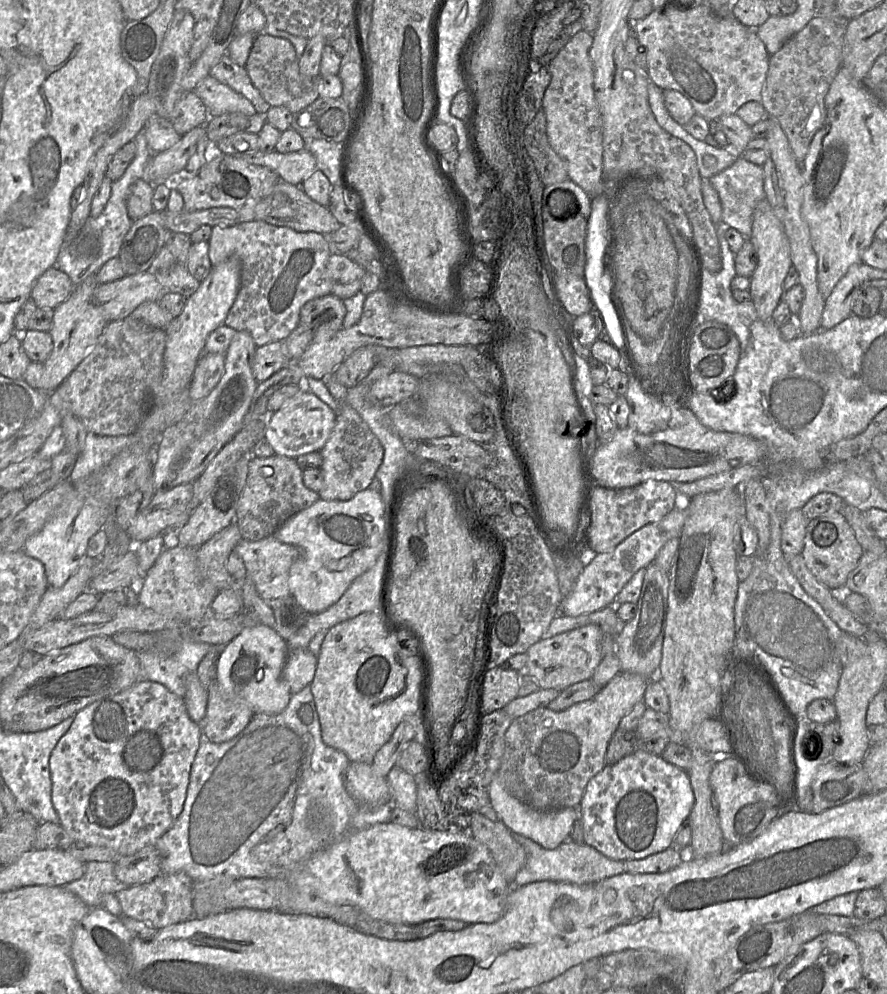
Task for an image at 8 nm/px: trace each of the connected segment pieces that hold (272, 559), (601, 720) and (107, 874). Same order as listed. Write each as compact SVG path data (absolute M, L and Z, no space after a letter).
M272 534L258 541L242 539L235 550L241 557L247 575L262 598L271 600L291 596L288 586L289 570L301 555L298 547L282 543Z
M620 672L592 699L563 711L539 707L514 719L506 732L506 745L499 773L508 792L523 803L539 810L578 807L589 781L605 767L610 740L621 719L643 700L650 679L639 674Z
M90 861L85 873L76 881L64 887L81 899L90 908L101 906L101 898L106 894L116 894L126 888L114 873L113 862Z

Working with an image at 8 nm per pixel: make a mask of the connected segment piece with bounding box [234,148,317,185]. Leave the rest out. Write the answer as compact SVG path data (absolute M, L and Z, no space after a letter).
M307 149L296 152L280 153L276 150L262 152L260 150L235 154L248 163L265 166L274 170L282 180L294 185L301 184L316 168L316 159Z

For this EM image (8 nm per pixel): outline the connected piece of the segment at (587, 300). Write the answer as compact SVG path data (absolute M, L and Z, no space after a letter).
M556 271L555 290L563 307L574 317L594 308L584 276Z

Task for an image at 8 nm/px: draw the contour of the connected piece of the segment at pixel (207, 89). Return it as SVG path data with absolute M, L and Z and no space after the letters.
M209 74L198 83L193 91L207 108L209 117L231 112L239 112L252 117L257 113L247 98Z

